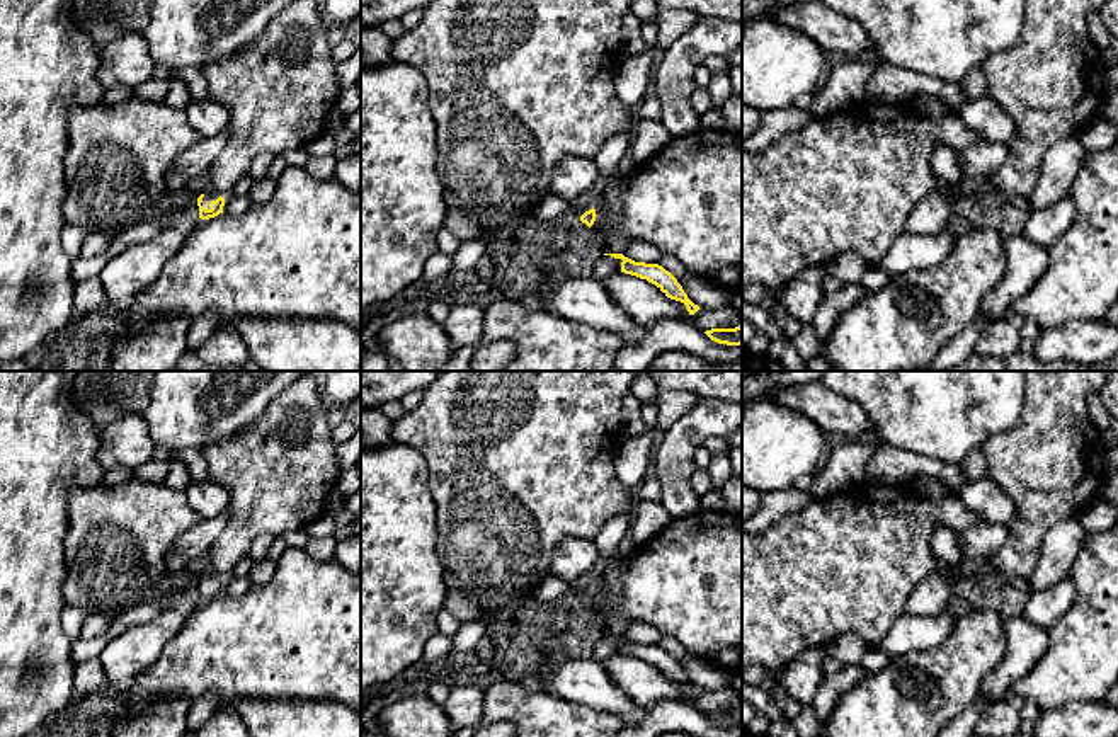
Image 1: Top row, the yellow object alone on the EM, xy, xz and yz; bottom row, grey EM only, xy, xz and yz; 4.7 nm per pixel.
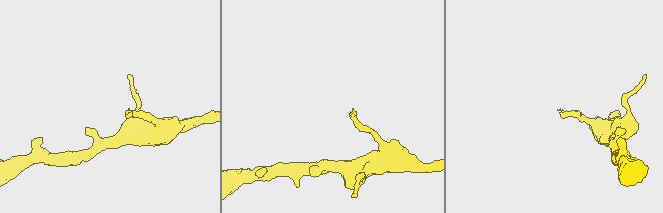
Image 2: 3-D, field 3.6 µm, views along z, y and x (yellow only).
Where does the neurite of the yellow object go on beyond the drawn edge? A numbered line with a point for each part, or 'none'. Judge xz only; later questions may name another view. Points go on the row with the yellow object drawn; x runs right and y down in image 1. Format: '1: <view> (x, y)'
none

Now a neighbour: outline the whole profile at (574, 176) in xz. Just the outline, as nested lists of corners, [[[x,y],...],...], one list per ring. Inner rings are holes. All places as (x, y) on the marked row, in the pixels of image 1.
[[[565,157],[551,175],[550,192],[567,201],[592,189],[601,179],[594,160],[584,157]]]

